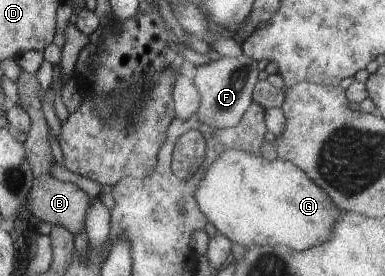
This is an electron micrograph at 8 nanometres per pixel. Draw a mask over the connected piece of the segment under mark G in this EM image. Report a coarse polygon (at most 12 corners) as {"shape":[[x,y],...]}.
{"shape":[[228,148],[200,212],[232,243],[324,243],[340,212],[288,160]]}

